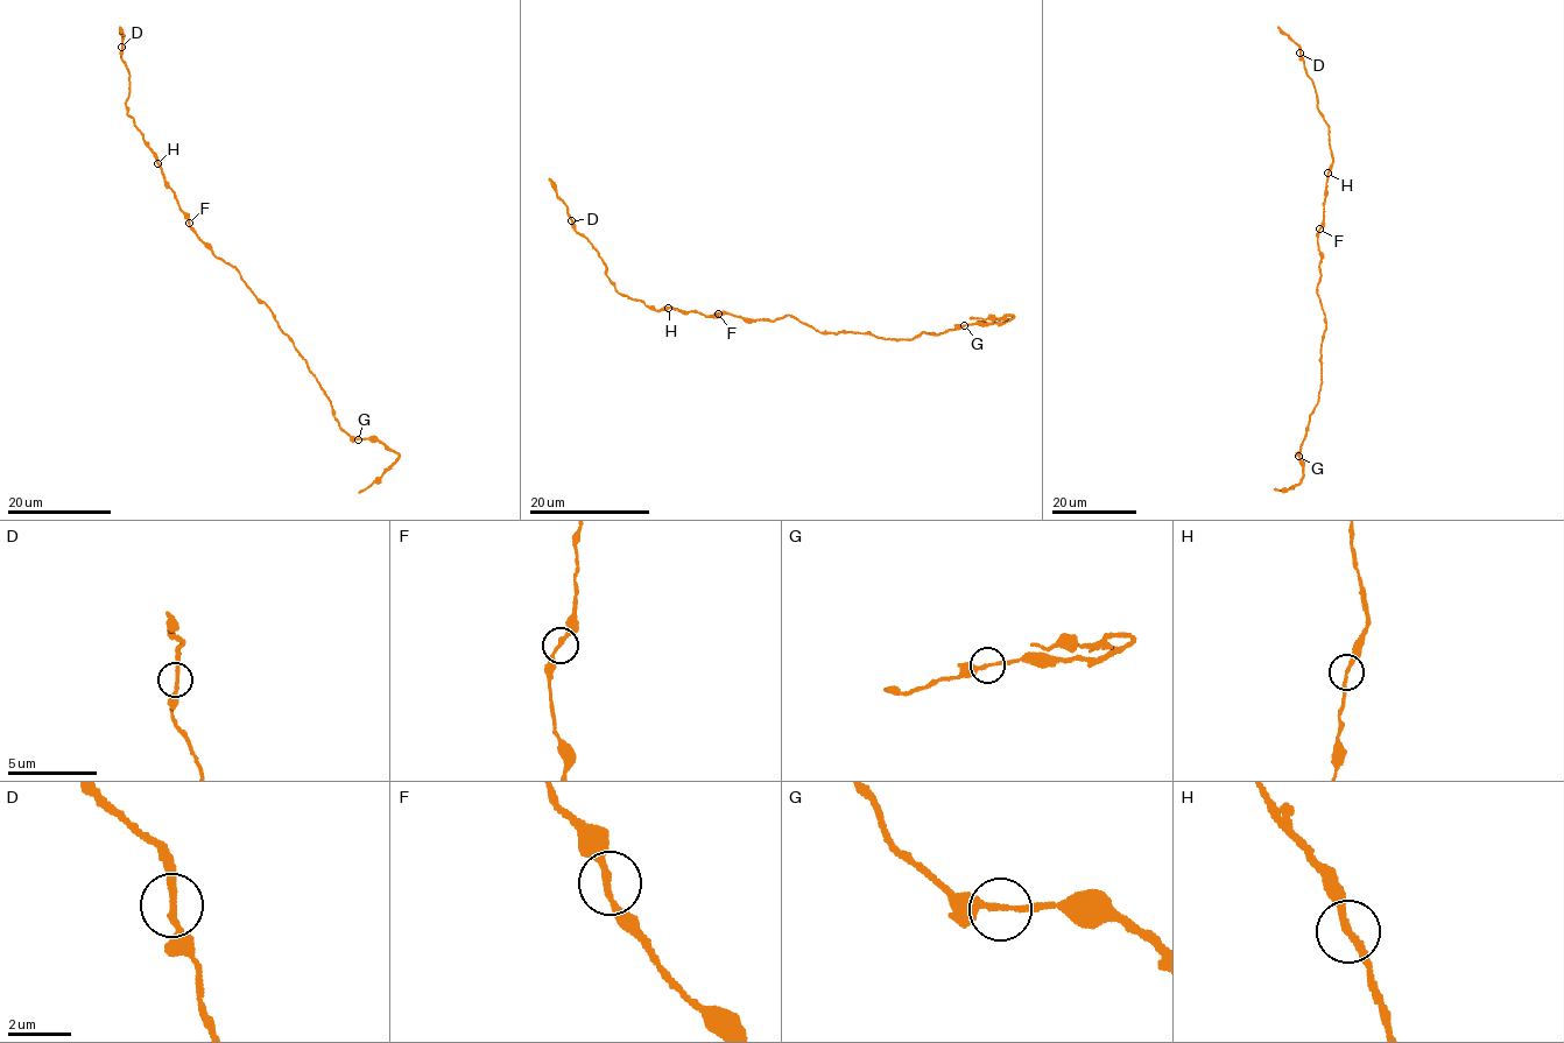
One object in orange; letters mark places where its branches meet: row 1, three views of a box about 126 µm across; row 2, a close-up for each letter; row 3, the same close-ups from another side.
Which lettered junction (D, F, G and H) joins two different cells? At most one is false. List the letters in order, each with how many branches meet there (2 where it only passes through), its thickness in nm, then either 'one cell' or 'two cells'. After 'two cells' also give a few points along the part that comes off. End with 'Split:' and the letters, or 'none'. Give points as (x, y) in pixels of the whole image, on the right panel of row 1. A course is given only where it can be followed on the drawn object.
D: branches 2; calibre 220 nm; one cell
F: branches 2; calibre 220 nm; one cell
G: branches 2; calibre 240 nm; one cell
H: branches 2; calibre 200 nm; one cell
Split: none

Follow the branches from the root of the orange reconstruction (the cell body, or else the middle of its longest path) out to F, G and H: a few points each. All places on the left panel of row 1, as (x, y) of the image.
F: (227, 263), (213, 254), (189, 223)
G: (227, 263), (270, 310), (280, 330), (291, 342), (331, 402), (339, 427), (359, 439)
H: (227, 263), (213, 254), (190, 225), (157, 163)

